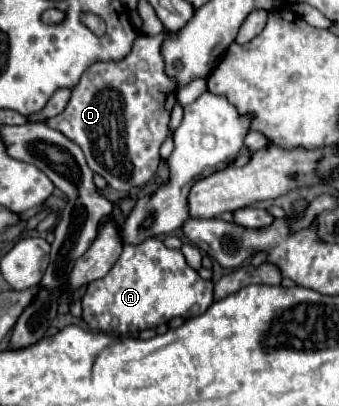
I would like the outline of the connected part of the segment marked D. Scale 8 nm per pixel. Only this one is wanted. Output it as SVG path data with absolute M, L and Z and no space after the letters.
M165 32L157 36L137 36L133 42L133 50L127 58L119 62L99 62L93 64L81 78L81 82L73 88L71 100L67 108L55 116L53 120L49 118L45 124L53 130L59 130L65 134L69 140L73 140L87 158L89 168L103 176L113 190L129 192L133 188L145 186L161 164L160 147L163 140L169 136L169 116L171 108L177 100L177 80L167 76L165 72L165 60L161 56L161 46L165 40Z

